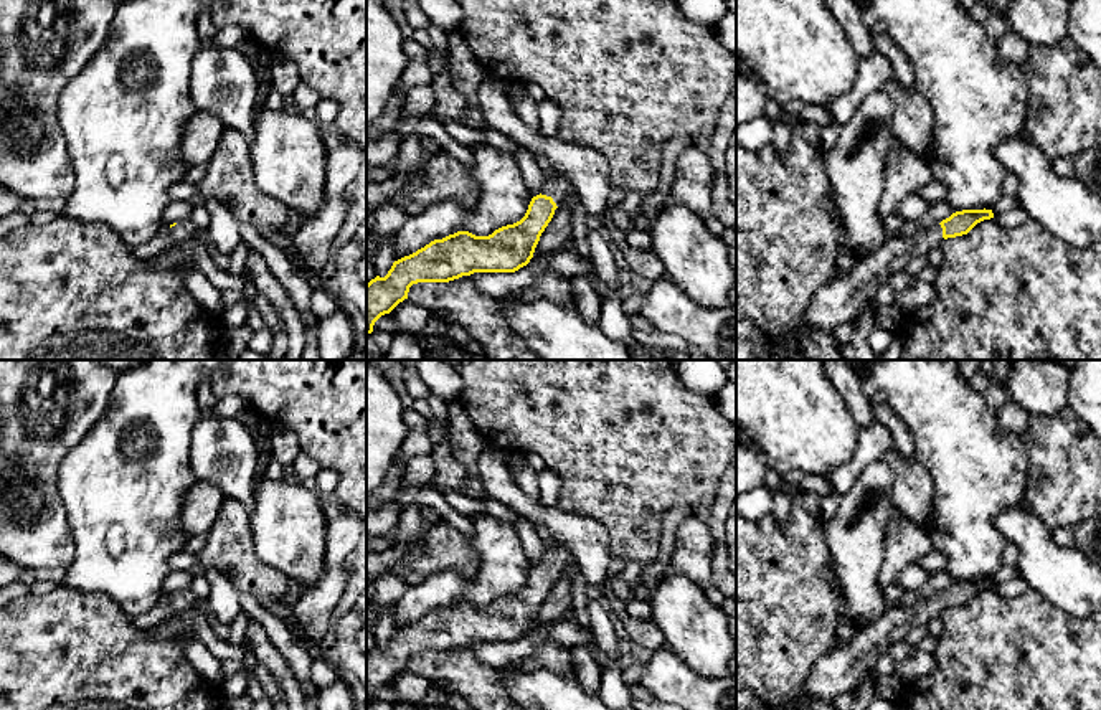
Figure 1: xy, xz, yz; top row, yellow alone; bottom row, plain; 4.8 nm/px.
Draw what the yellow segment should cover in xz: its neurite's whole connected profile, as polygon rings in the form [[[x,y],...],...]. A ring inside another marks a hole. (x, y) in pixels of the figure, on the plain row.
[[[545,537],[546,553],[532,568],[525,586],[495,599],[489,606],[457,601],[434,609],[416,622],[393,632],[385,647],[366,654],[366,705],[375,692],[408,669],[409,657],[418,652],[449,652],[474,642],[515,642],[533,627],[541,603],[555,580],[563,575],[573,558],[569,548]]]

